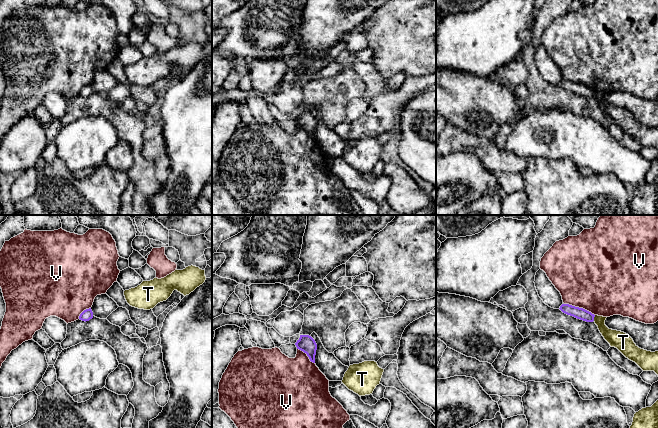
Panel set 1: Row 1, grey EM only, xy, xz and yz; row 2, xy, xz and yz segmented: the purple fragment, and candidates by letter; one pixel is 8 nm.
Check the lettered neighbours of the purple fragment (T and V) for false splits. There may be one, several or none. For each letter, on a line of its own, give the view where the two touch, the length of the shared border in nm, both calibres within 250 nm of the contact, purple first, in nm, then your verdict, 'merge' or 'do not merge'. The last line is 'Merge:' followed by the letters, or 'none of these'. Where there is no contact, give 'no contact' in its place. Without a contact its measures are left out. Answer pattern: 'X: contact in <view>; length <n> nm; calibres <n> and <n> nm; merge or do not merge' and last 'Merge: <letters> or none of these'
T: contact in yz; length 50 nm; calibres 90 and 130 nm; do not merge
V: contact in yz; length 260 nm; calibres 90 and 500 nm; do not merge
Merge: none of these

